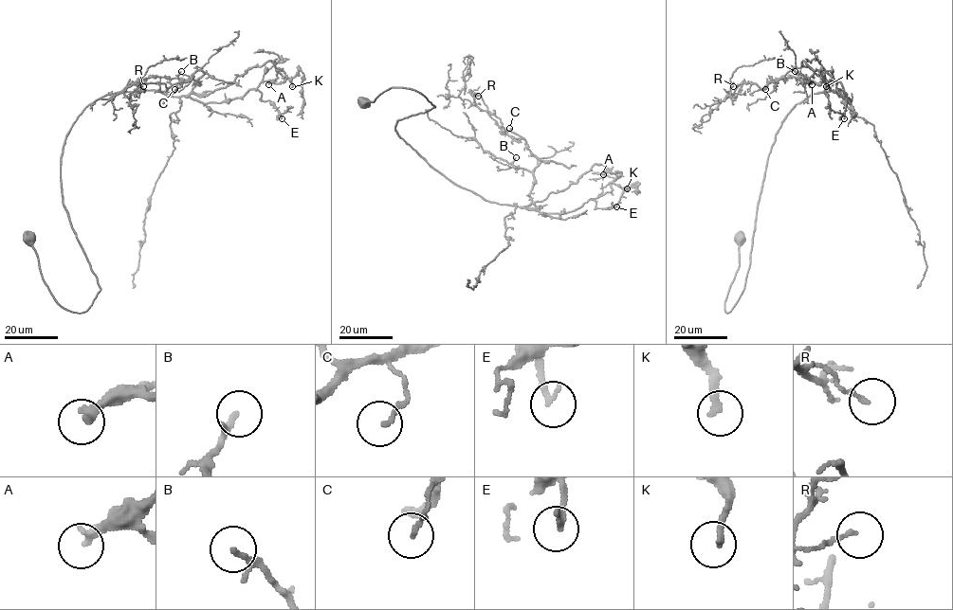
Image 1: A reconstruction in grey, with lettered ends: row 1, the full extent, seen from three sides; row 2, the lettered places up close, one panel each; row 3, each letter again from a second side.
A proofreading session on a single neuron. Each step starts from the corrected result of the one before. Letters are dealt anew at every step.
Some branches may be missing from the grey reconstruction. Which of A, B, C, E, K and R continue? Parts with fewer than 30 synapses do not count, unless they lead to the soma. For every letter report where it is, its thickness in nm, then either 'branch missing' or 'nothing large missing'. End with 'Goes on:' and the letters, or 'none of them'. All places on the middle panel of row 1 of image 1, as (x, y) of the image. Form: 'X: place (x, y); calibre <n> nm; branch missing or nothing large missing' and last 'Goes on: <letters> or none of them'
A: place (603, 174); calibre 300 nm; branch missing
B: place (516, 157); calibre 140 nm; nothing large missing
C: place (509, 128); calibre 140 nm; nothing large missing
E: place (616, 206); calibre 180 nm; nothing large missing
K: place (627, 188); calibre 240 nm; branch missing
R: place (478, 96); calibre 130 nm; nothing large missing
Goes on: A, K

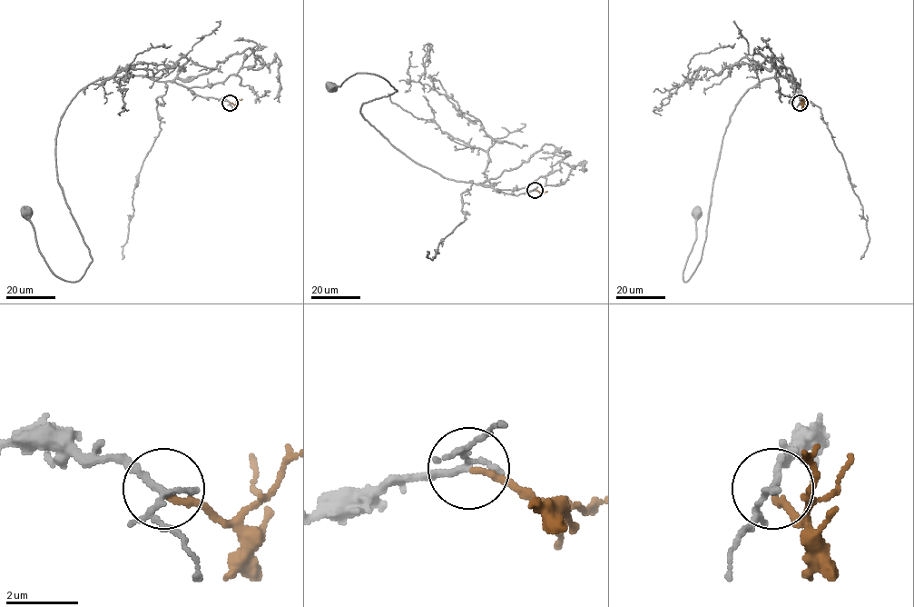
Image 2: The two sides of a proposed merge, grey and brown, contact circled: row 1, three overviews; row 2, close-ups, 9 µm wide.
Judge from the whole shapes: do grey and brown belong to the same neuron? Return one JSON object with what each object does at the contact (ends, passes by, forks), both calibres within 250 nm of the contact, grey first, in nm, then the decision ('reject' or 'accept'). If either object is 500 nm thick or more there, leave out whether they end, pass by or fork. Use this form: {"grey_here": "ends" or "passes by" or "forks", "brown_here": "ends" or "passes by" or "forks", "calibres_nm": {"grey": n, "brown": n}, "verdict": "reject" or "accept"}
{"grey_here": "forks", "brown_here": "ends", "calibres_nm": {"grey": 150, "brown": 180}, "verdict": "accept"}

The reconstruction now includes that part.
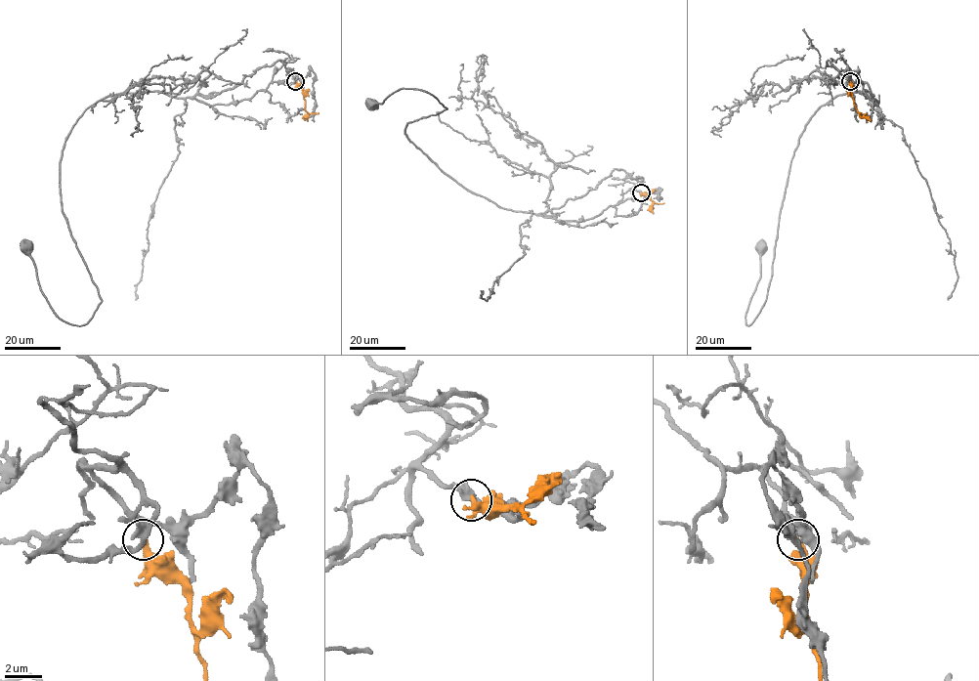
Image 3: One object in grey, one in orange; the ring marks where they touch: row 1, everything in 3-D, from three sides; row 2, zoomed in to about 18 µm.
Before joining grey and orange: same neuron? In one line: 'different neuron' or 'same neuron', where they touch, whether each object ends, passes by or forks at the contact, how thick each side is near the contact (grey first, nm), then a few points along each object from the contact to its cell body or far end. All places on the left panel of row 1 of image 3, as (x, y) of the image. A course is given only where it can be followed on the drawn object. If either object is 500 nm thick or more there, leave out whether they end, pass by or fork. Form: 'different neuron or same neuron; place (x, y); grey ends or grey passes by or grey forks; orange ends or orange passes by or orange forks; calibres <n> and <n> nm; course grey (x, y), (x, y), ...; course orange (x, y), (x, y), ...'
different neuron; place (295, 81); grey passes by; orange ends; calibres 320 and 280 nm; course grey (296, 80), (279, 61), (213, 97), (83, 112), (60, 197), (102, 300), (85, 324), (57, 316), (25, 247); course orange (296, 81), (302, 90), (308, 121)

